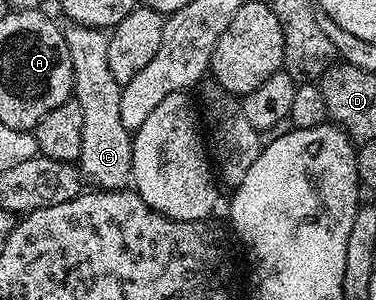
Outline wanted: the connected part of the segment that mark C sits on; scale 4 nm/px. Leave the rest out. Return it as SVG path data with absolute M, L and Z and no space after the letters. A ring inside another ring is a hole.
M70 23L64 29L67 50L71 50L73 67L73 96L83 109L83 150L79 167L81 175L97 190L125 190L133 178L133 137L123 126L119 114L122 85L111 74L107 62L108 35L102 29Z

